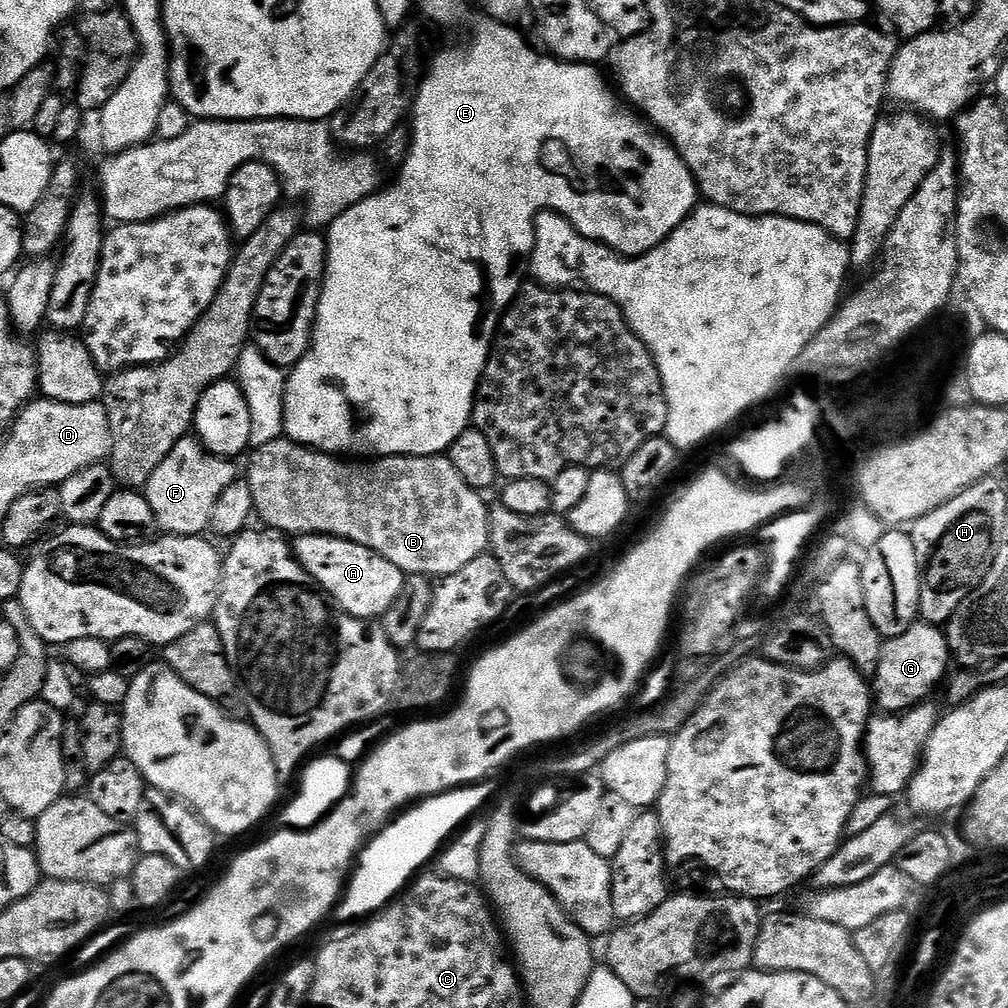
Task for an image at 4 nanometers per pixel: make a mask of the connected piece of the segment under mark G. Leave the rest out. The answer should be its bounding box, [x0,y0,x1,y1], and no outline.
[874,624,950,714]

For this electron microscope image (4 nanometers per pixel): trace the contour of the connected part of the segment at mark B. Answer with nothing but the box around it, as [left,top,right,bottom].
[246,438,489,578]

